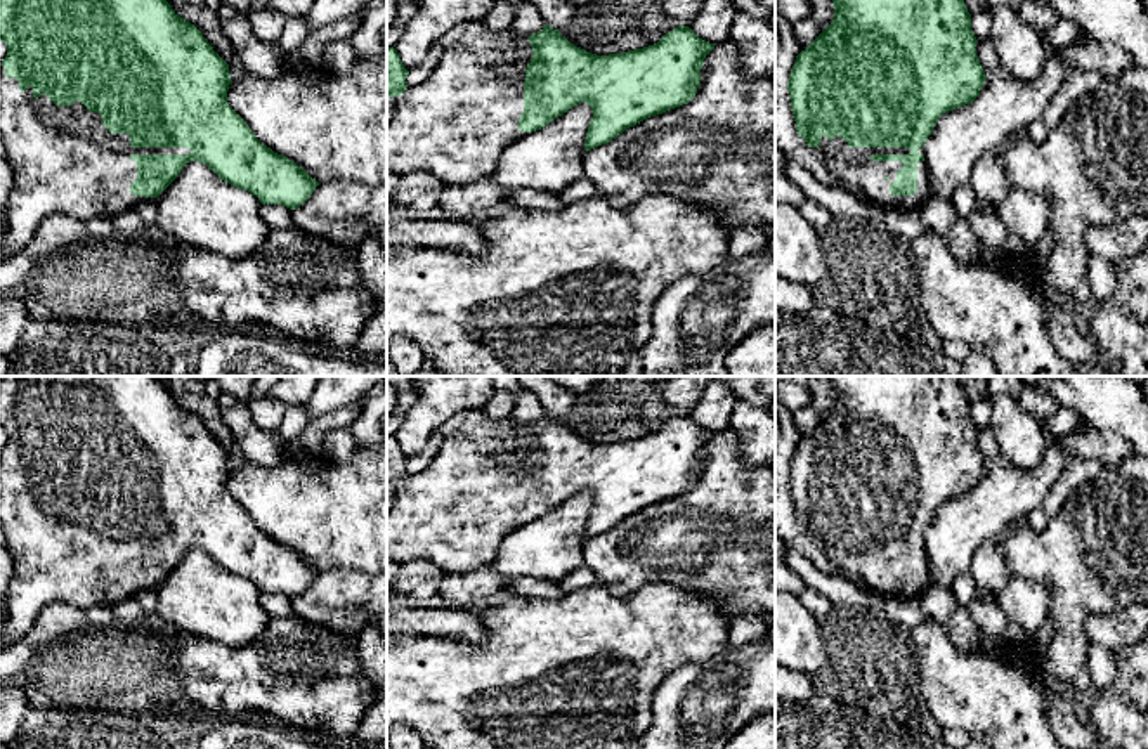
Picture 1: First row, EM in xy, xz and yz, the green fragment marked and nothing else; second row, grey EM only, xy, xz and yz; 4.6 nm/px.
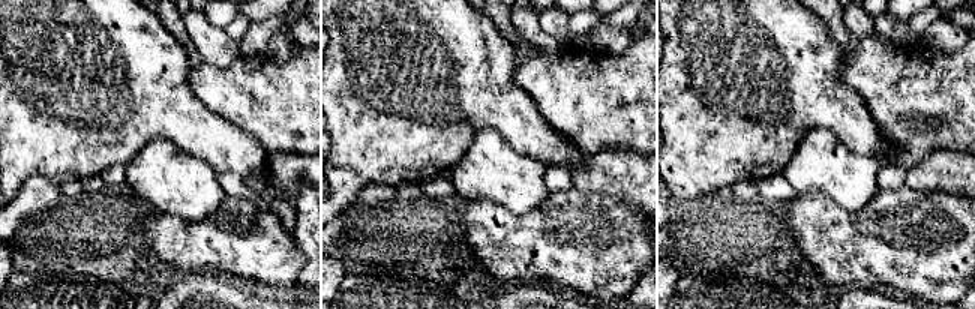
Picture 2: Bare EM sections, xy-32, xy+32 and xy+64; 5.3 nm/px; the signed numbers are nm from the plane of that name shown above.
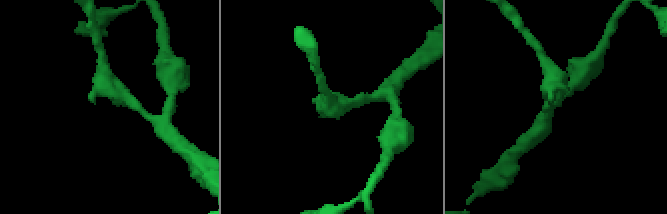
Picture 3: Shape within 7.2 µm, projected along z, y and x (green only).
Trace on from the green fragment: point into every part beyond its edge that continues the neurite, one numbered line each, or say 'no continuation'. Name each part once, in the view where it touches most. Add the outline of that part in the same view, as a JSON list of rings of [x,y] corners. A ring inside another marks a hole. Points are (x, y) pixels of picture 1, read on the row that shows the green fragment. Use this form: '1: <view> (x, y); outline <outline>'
1: xy (65, 162); outline [[[0,64],[0,137],[5,144],[2,158],[12,170],[12,192],[7,198],[9,248],[17,253],[36,236],[50,215],[66,215],[88,222],[94,217],[114,217],[144,201],[130,192],[137,179],[132,154],[189,154],[187,147],[132,147],[127,134],[111,134],[99,113],[90,113],[80,101],[55,106],[45,94],[33,97],[33,88],[19,90],[16,78],[7,78]]]

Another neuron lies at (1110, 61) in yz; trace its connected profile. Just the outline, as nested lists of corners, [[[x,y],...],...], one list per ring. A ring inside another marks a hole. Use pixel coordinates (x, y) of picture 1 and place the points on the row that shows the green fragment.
[[[1044,42],[1047,57],[1058,57],[1072,66],[1072,69],[1094,69],[1101,80],[1115,81],[1125,69],[1134,66],[1132,57],[1112,43],[1072,43],[1068,47],[1054,47]]]

